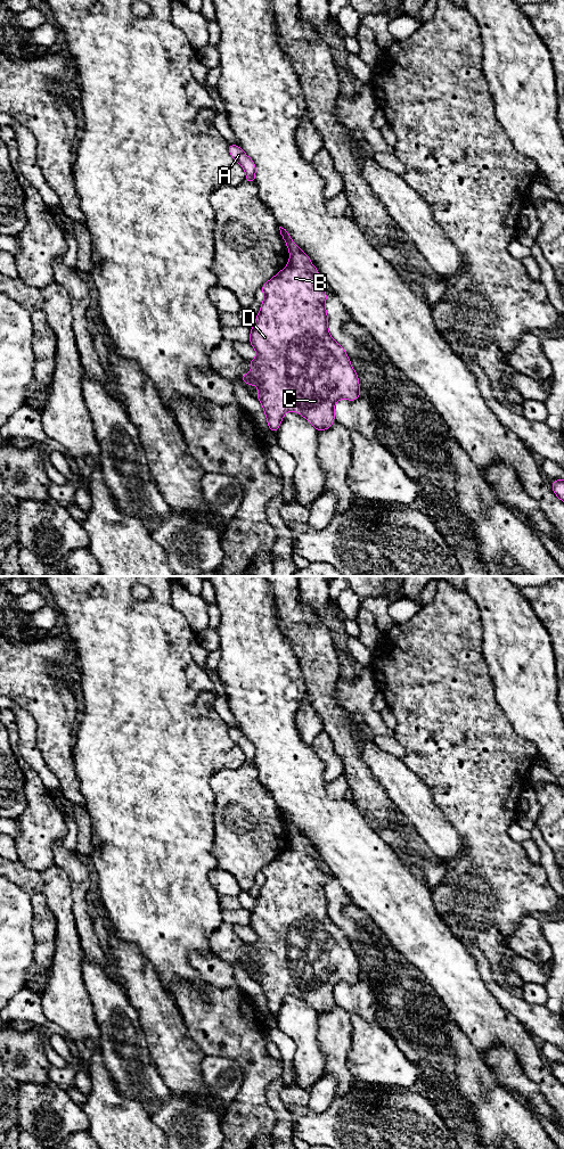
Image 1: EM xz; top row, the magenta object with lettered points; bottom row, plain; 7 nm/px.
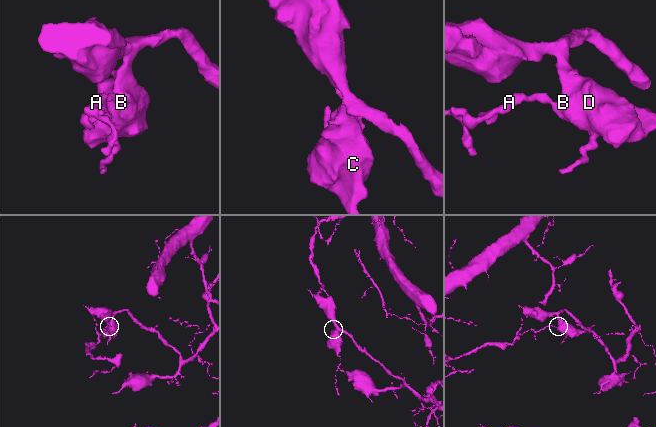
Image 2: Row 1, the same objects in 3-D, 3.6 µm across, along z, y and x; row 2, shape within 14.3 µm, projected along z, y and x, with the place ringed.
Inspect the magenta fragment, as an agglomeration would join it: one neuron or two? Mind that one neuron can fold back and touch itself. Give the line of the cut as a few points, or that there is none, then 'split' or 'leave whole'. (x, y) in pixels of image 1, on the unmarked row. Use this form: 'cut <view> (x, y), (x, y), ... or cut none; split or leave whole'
cut xz (300, 834), (291, 838); split

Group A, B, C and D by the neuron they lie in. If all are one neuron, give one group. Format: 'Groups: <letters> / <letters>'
Groups: A / B C D

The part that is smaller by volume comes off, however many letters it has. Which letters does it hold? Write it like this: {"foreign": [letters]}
{"foreign": ["A"]}

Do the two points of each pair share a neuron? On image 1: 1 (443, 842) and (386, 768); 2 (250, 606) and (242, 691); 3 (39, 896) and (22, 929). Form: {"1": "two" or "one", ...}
{"1": "one", "2": "one", "3": "two"}

